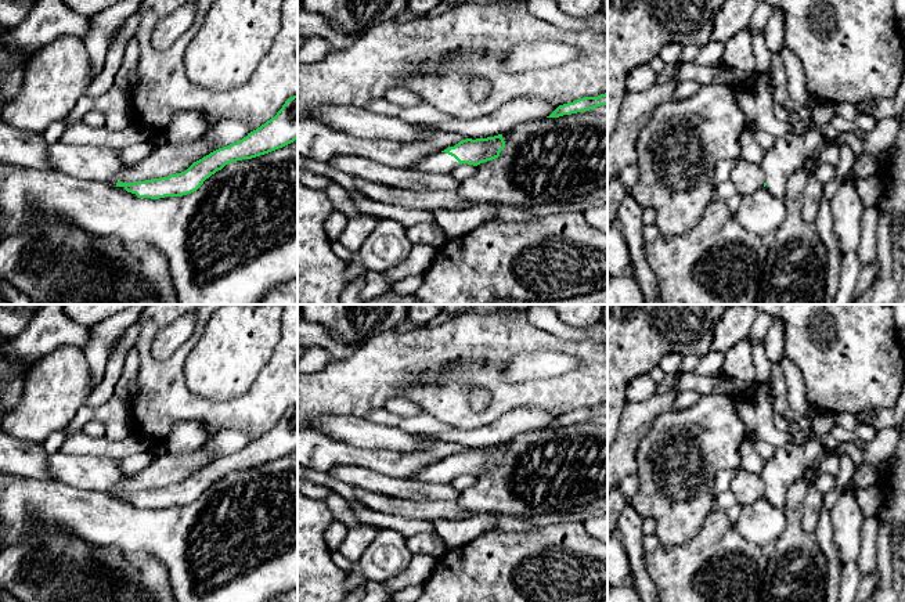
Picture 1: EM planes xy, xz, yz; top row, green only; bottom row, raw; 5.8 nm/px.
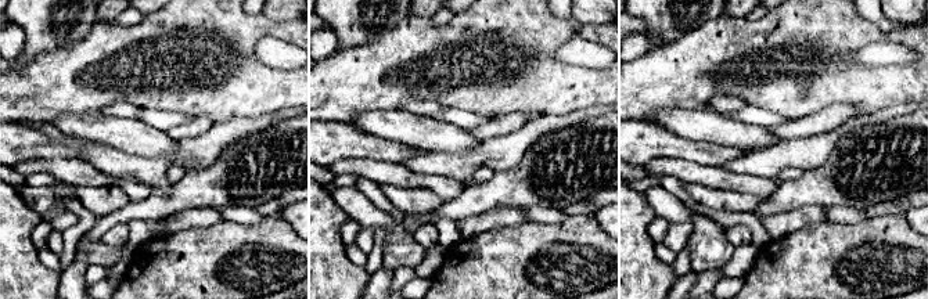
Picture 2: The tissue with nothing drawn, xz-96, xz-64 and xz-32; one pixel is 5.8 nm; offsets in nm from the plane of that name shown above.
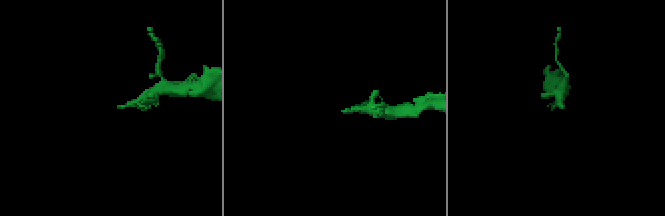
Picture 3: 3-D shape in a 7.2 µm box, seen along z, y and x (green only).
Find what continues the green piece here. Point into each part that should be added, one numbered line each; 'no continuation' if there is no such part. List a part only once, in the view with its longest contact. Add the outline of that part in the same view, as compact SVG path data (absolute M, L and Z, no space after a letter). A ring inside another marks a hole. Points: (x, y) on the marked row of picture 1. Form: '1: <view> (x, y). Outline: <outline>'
1: xz (440, 162). Outline: M436 152L423 158L412 169L435 174L452 174L458 165L459 162L454 156L446 152Z

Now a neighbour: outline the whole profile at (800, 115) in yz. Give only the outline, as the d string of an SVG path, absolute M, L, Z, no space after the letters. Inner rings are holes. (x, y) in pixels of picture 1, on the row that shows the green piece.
M778 53L771 54L771 79L772 79L772 97L775 104L782 105L790 113L789 125L792 126L792 134L804 136L811 130L811 113L812 109L808 105L794 104L787 94L787 77L783 66L783 61Z

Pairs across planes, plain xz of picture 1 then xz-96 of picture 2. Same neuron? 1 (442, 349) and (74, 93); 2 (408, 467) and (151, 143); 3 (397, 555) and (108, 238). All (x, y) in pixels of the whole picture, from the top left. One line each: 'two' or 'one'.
1: one
2: two
3: two

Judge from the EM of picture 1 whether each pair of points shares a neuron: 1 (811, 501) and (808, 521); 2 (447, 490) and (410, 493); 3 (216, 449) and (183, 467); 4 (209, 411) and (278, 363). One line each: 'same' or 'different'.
1: same
2: same
3: different
4: same

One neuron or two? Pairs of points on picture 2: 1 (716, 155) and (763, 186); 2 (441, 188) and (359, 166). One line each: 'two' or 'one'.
1: two
2: one

